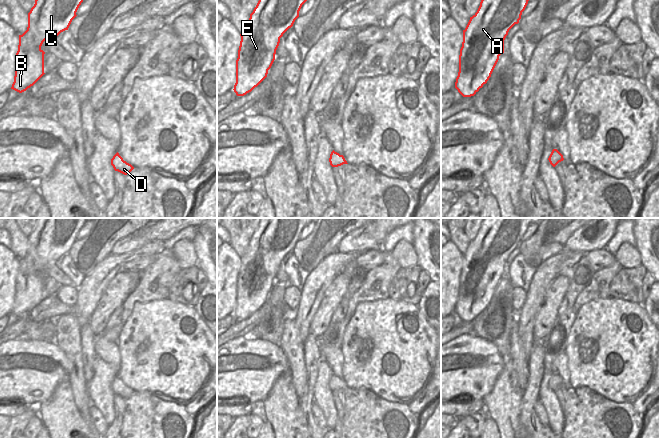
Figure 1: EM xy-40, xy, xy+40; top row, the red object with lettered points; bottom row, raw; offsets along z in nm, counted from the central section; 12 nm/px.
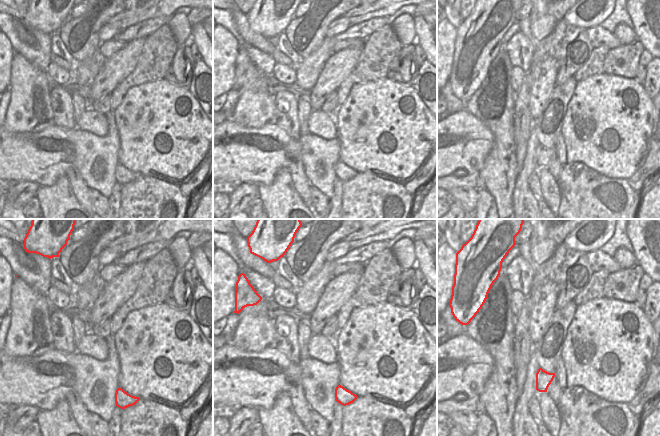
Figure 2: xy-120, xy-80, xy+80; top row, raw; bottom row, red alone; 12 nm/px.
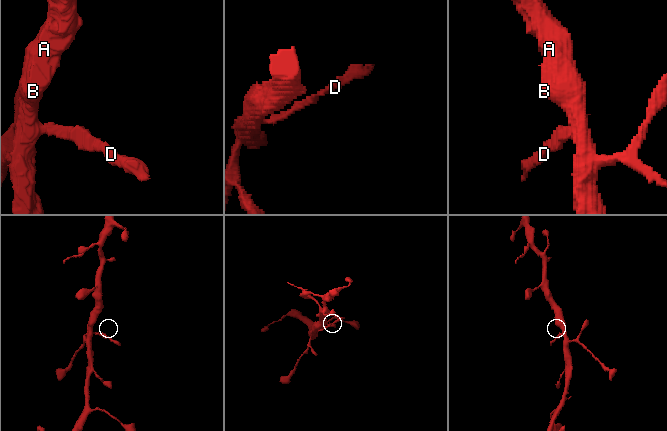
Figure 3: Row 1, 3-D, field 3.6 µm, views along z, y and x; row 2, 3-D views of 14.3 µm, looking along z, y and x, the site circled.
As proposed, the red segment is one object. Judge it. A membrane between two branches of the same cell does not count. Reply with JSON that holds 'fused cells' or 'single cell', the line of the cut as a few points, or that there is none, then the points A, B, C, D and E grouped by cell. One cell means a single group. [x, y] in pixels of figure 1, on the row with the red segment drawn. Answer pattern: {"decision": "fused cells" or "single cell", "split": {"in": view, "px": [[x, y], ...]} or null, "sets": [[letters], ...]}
{"decision": "single cell", "split": null, "sets": [["A", "B", "C", "D", "E"]]}

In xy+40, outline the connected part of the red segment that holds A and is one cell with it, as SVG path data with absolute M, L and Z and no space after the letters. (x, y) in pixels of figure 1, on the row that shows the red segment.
M481 0L477 12L463 30L463 42L459 55L459 72L455 82L455 88L463 97L474 96L484 84L487 83L499 60L504 53L504 40L509 30L519 23L522 12L525 10L529 0Z

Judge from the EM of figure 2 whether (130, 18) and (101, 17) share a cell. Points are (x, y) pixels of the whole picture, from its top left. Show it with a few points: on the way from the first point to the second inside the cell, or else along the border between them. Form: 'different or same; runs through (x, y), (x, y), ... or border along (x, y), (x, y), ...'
different; border along (125, 10), (116, 13), (107, 22)

